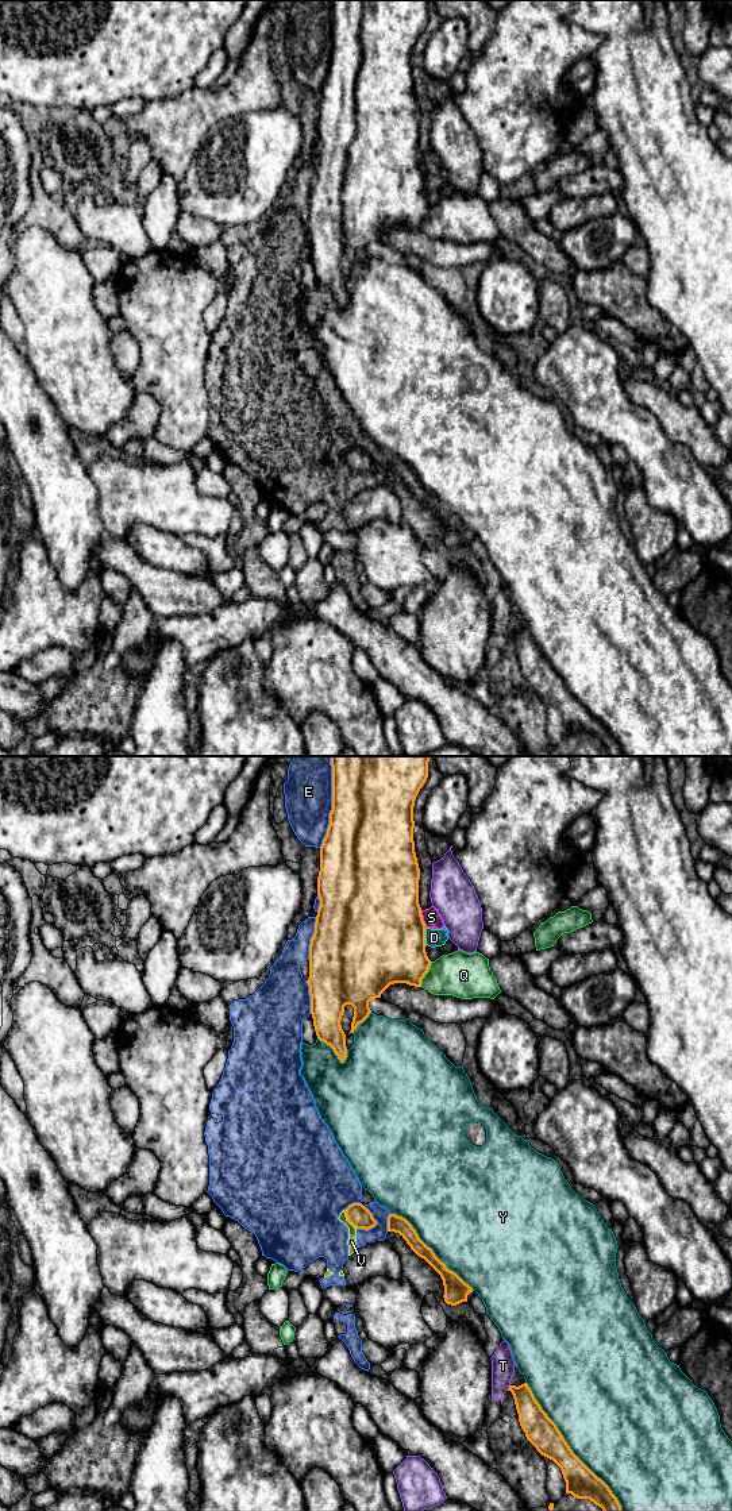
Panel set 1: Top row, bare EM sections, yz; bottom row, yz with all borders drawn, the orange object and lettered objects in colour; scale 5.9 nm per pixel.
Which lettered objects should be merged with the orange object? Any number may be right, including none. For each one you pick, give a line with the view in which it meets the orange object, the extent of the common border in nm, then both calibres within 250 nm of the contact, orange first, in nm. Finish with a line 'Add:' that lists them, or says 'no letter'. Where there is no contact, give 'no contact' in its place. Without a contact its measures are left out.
Add: no letter

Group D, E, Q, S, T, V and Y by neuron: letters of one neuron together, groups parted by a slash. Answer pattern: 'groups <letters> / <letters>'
groups D / E V / Q / S / T / Y

